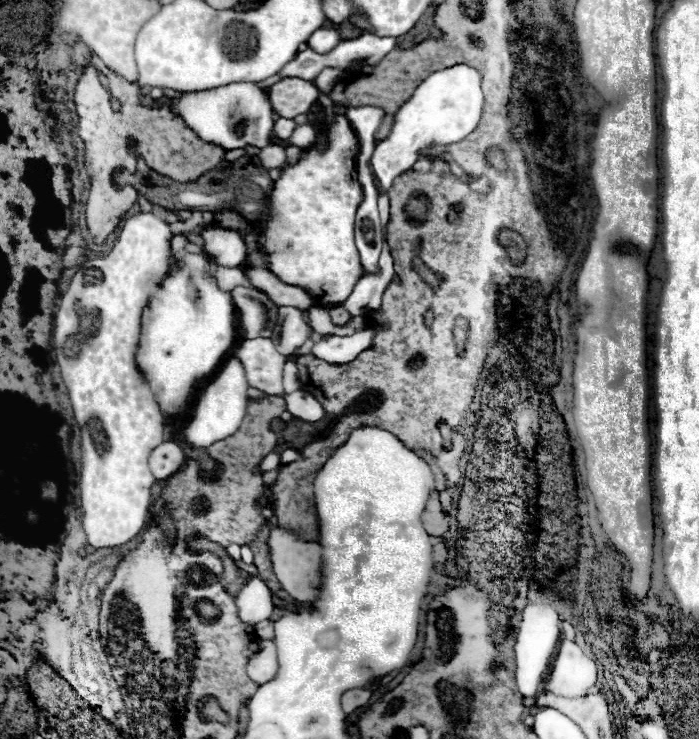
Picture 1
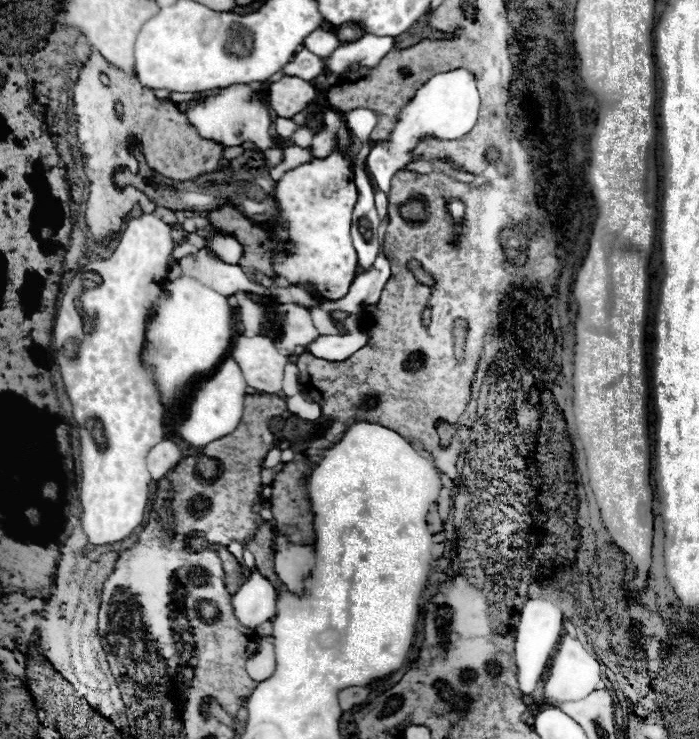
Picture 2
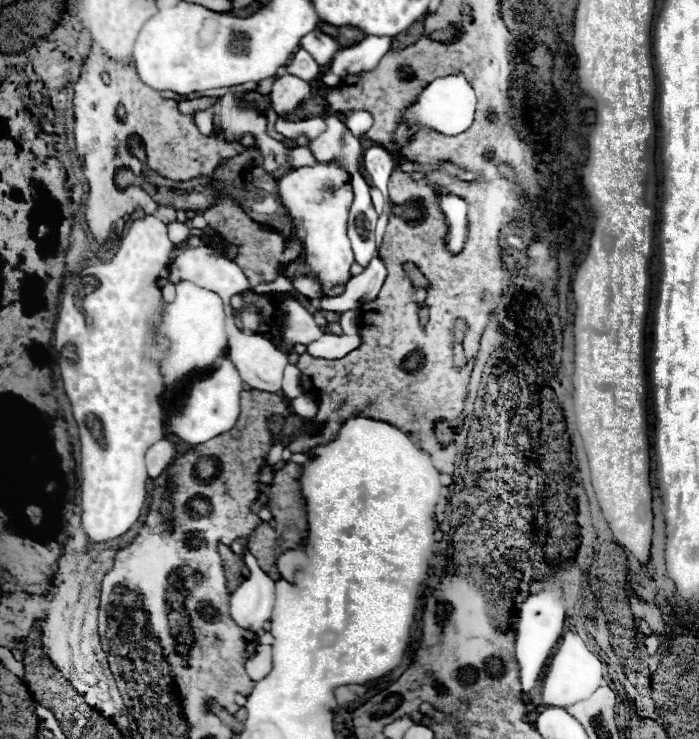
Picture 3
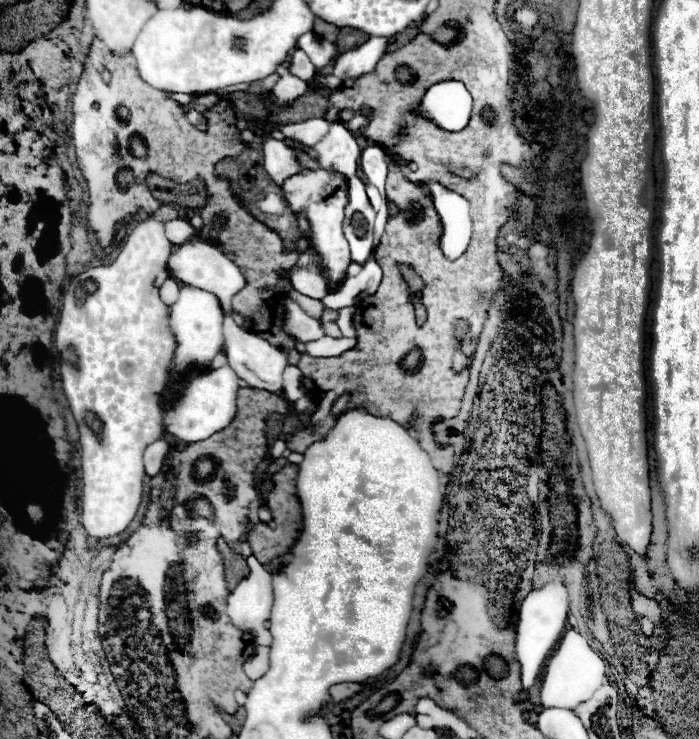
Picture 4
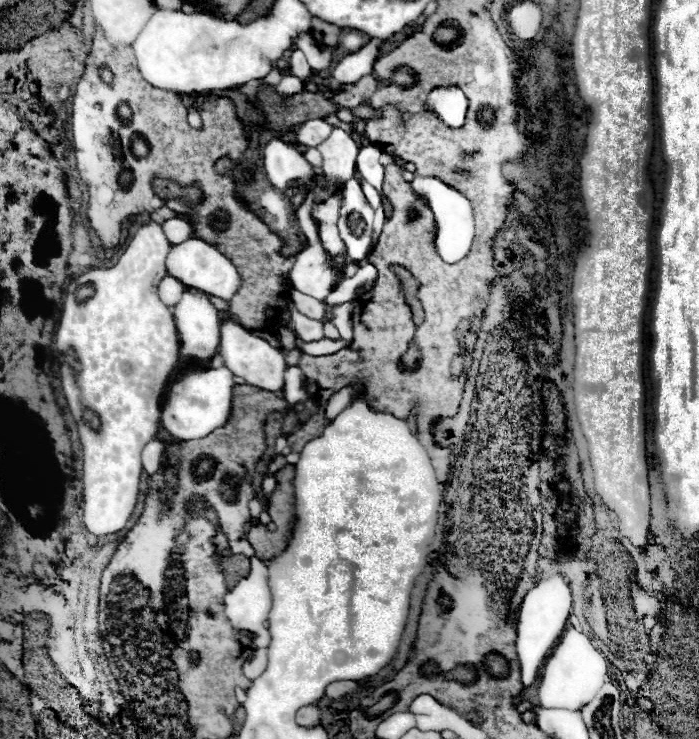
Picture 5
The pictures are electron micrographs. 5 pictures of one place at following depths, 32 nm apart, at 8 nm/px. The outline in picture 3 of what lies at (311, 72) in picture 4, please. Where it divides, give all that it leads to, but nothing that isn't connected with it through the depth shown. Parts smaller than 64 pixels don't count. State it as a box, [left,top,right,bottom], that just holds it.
[286,50,320,82]

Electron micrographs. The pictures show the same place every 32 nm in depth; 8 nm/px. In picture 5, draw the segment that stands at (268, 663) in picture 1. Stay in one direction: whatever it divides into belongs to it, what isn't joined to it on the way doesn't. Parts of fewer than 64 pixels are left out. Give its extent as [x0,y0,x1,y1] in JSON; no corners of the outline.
[244,648,268,680]

